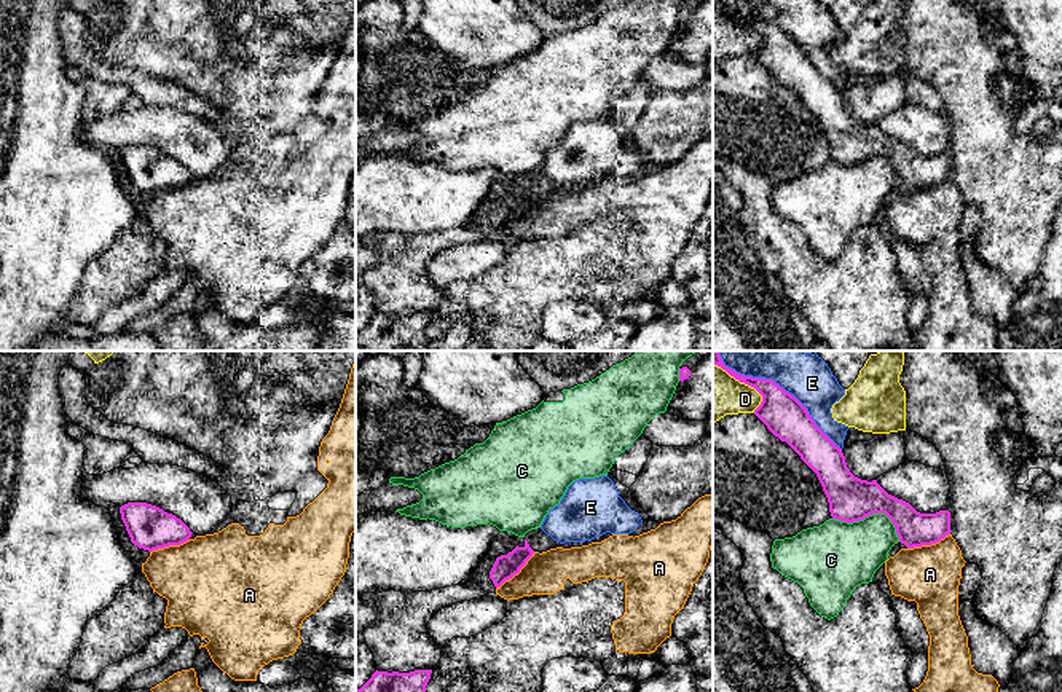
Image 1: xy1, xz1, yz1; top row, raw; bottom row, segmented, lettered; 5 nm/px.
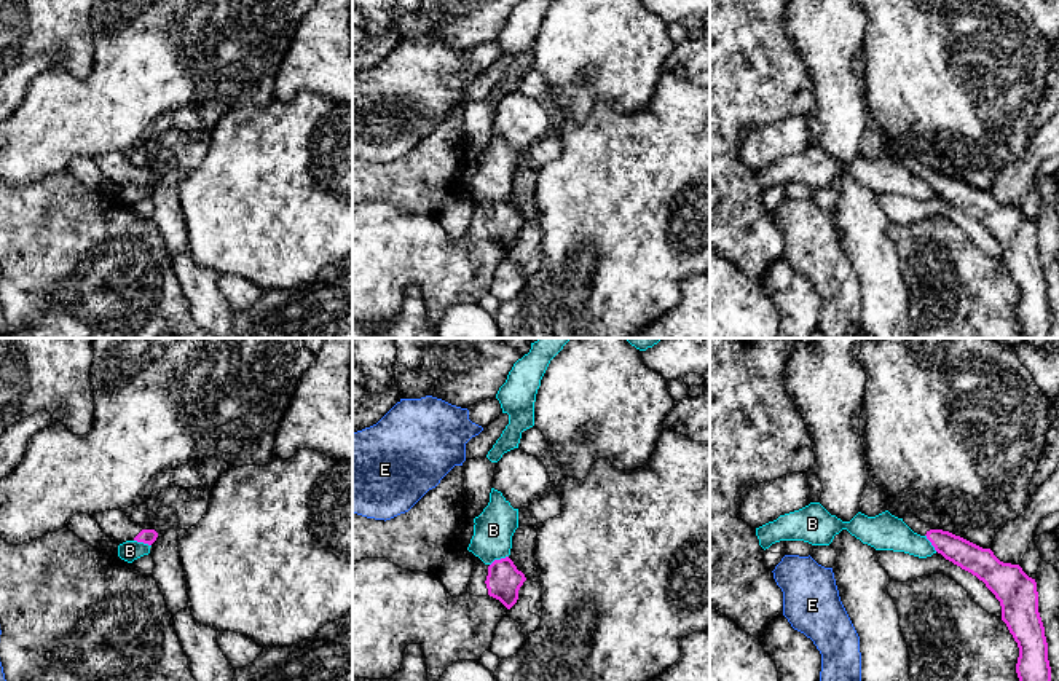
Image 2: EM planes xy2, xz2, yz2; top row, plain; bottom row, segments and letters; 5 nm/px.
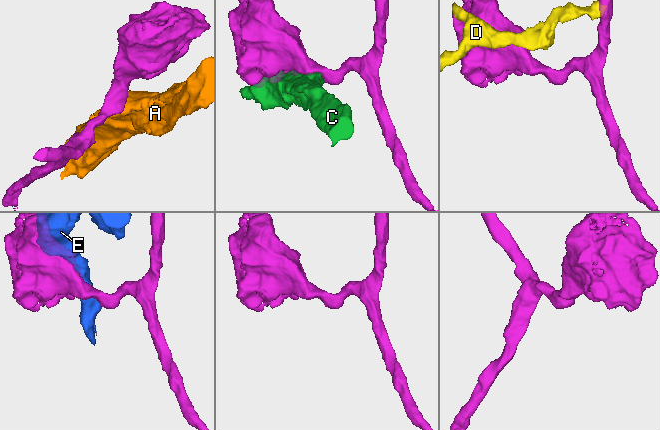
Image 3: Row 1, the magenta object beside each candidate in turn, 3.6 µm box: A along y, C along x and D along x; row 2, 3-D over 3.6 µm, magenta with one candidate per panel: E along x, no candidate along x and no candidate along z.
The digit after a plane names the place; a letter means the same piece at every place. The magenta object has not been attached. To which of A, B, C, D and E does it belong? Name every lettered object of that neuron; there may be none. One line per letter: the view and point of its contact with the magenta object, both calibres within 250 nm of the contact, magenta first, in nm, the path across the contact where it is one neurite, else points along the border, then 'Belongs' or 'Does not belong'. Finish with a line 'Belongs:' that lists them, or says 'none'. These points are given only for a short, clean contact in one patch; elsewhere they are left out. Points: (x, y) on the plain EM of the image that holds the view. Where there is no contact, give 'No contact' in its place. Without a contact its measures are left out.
A: Touches magenta at xz1 (517, 216). Thickness 120 nm (magenta) against 220 nm. Boundary: xz1 (534, 195), (517, 216), (496, 231). Does not belong
B: Touches magenta at xz2 (498, 203). Thickness 170 nm (magenta) against 200 nm. Does not belong
C: Touches magenta at yz1 (873, 155). Thickness 220 nm (magenta) against 320 nm. Does not belong
D: Touches magenta at yz1 (745, 26). Thickness 200 nm (magenta) against 240 nm. Does not belong
E: Touches magenta at yz1 (782, 31). Thickness 220 nm (magenta) against 220 nm. Does not belong
Belongs: none

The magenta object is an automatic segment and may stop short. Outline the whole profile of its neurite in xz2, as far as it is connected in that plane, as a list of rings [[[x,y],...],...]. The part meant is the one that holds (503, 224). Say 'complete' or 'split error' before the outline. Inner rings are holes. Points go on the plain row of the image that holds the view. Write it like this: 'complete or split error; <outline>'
split error; [[[466,193],[474,203],[474,214],[467,228],[467,236],[474,239],[493,239],[510,252],[518,242],[518,233],[526,223],[514,204],[506,199],[485,207],[472,195]]]

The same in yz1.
complete; [[[713,0],[713,6],[762,38],[754,57],[816,116],[832,161],[853,166],[885,156],[907,191],[931,188],[950,177],[949,153],[920,156],[909,145],[888,137],[877,123],[855,120],[842,92],[815,67],[807,51],[773,22],[740,18],[726,10],[721,0]]]

